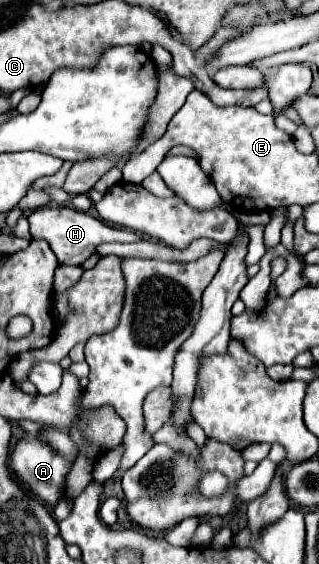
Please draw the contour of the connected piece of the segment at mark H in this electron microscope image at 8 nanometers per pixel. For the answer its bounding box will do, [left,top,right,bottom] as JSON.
[27,206,141,264]

